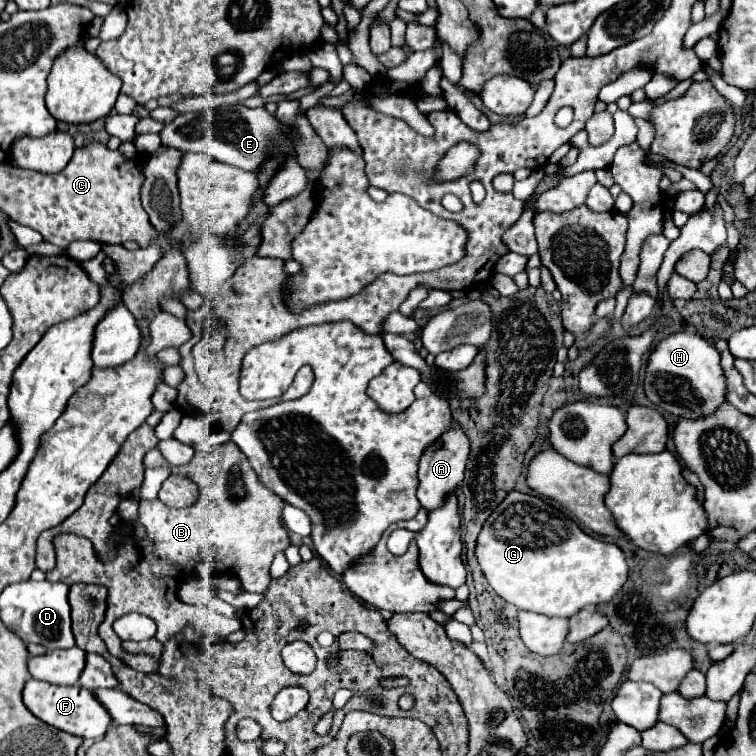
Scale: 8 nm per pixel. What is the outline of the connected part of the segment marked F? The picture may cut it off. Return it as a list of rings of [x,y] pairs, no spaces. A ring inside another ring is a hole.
[[[29,680],[23,688],[23,704],[35,718],[79,738],[101,738],[111,724],[109,714],[103,712],[93,692],[83,686],[55,686],[41,680]]]

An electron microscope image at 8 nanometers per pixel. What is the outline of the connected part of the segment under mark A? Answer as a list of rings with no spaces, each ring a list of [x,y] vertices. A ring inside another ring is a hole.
[[[453,422],[453,430],[449,430],[443,438],[441,444],[435,448],[429,448],[429,452],[425,450],[421,462],[419,462],[419,486],[417,486],[417,500],[425,510],[435,510],[435,506],[443,506],[445,498],[451,494],[451,490],[455,490],[461,480],[463,480],[463,472],[465,472],[465,464],[469,458],[469,440],[465,438],[461,426],[457,422]]]

